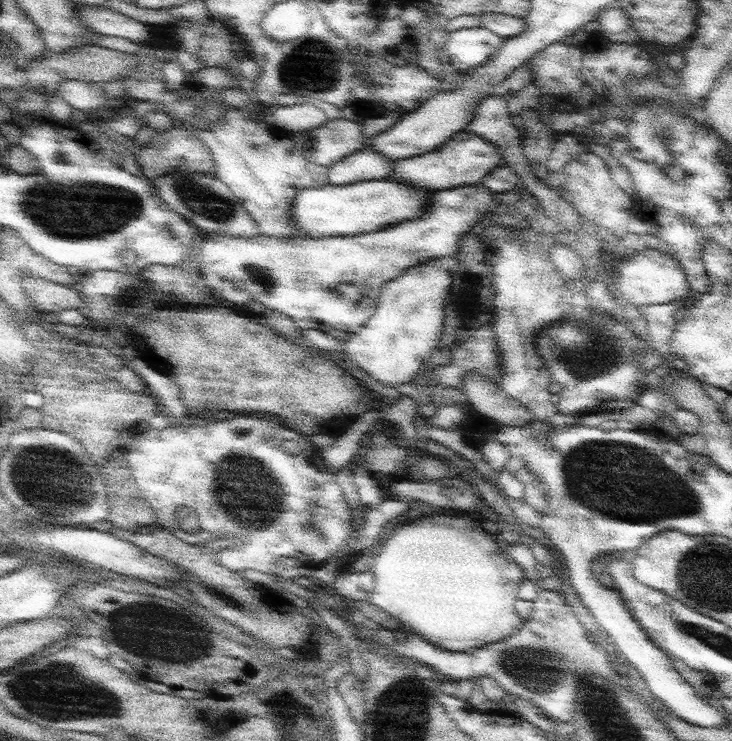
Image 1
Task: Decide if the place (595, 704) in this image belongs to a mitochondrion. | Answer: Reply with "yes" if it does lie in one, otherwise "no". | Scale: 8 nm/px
yes

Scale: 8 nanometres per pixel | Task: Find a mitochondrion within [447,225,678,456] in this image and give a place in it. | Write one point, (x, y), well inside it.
(596, 356)

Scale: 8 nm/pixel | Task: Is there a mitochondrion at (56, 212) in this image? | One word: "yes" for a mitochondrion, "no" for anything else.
yes

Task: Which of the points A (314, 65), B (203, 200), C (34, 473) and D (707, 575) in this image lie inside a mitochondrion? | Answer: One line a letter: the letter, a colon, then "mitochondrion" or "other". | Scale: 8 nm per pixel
A: mitochondrion
B: mitochondrion
C: mitochondrion
D: mitochondrion

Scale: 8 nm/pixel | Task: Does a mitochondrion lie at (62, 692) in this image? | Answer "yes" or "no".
yes

